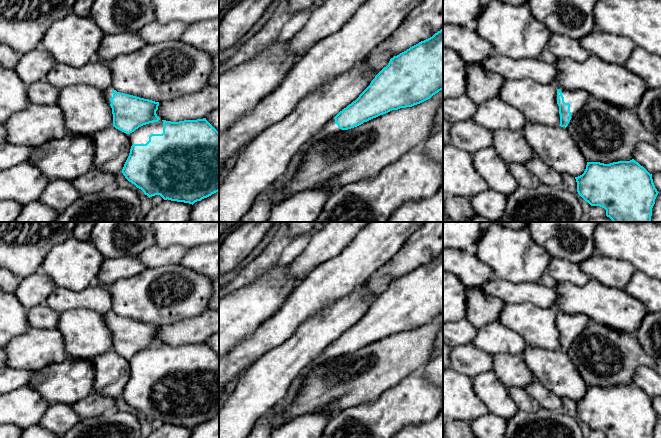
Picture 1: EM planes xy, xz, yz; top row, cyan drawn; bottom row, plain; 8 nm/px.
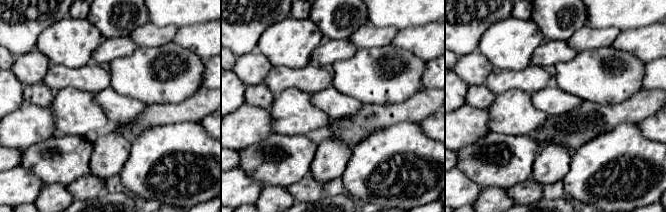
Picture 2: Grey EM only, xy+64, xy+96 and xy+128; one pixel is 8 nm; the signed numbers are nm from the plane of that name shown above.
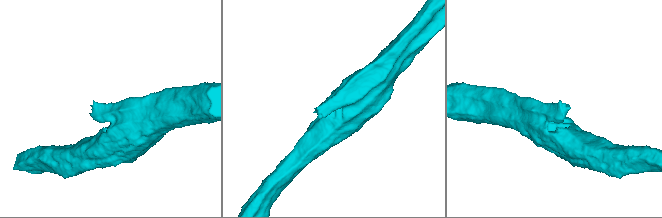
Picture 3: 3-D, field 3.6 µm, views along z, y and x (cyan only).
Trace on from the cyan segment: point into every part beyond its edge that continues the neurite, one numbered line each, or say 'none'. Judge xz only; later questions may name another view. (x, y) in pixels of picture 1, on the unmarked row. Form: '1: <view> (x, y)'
1: xz (331, 351)

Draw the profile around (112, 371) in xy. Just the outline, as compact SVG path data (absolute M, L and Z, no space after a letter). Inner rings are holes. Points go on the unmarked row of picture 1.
M111 350L95 357L92 365L95 371L93 391L114 399L122 395L130 377L128 358Z

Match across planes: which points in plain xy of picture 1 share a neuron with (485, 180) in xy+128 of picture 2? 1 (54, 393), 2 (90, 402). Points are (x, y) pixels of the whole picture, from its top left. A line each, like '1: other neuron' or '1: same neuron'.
1: same neuron
2: other neuron

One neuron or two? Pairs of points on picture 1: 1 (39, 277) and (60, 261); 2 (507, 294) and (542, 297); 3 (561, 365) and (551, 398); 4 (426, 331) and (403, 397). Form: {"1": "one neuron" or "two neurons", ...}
{"1": "two neurons", "2": "one neuron", "3": "two neurons", "4": "two neurons"}

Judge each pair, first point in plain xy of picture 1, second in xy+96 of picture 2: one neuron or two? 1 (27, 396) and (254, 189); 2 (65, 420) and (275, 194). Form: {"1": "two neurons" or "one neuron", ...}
{"1": "one neuron", "2": "one neuron"}

